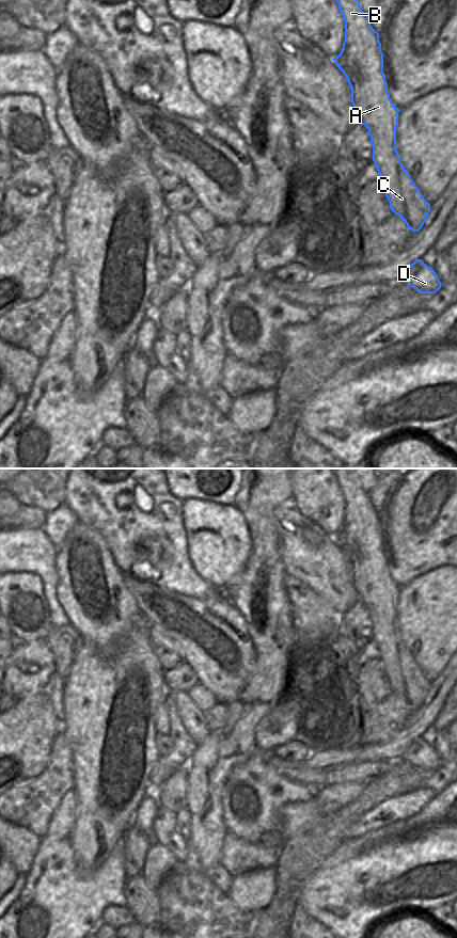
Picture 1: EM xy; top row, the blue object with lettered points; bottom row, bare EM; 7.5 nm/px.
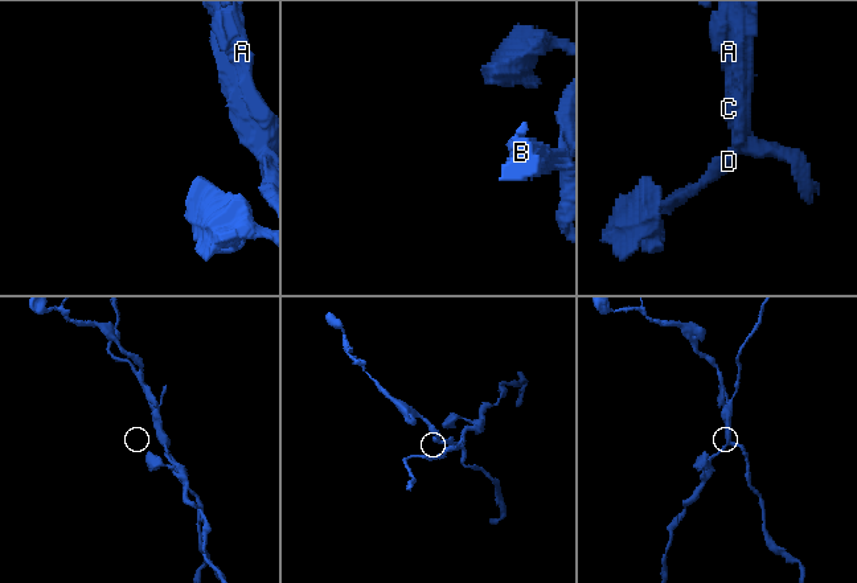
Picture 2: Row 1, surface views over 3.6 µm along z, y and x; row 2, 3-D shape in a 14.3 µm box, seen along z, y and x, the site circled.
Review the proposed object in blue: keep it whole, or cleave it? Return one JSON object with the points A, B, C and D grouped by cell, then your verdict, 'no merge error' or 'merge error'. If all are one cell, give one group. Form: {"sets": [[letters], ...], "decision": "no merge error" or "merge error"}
{"sets": [["A", "B", "C"], ["D"]], "decision": "merge error"}

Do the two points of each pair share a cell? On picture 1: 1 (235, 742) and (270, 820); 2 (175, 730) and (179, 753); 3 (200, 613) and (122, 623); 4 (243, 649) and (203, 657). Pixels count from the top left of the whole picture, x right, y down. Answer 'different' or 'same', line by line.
1: different
2: same
3: different
4: same

